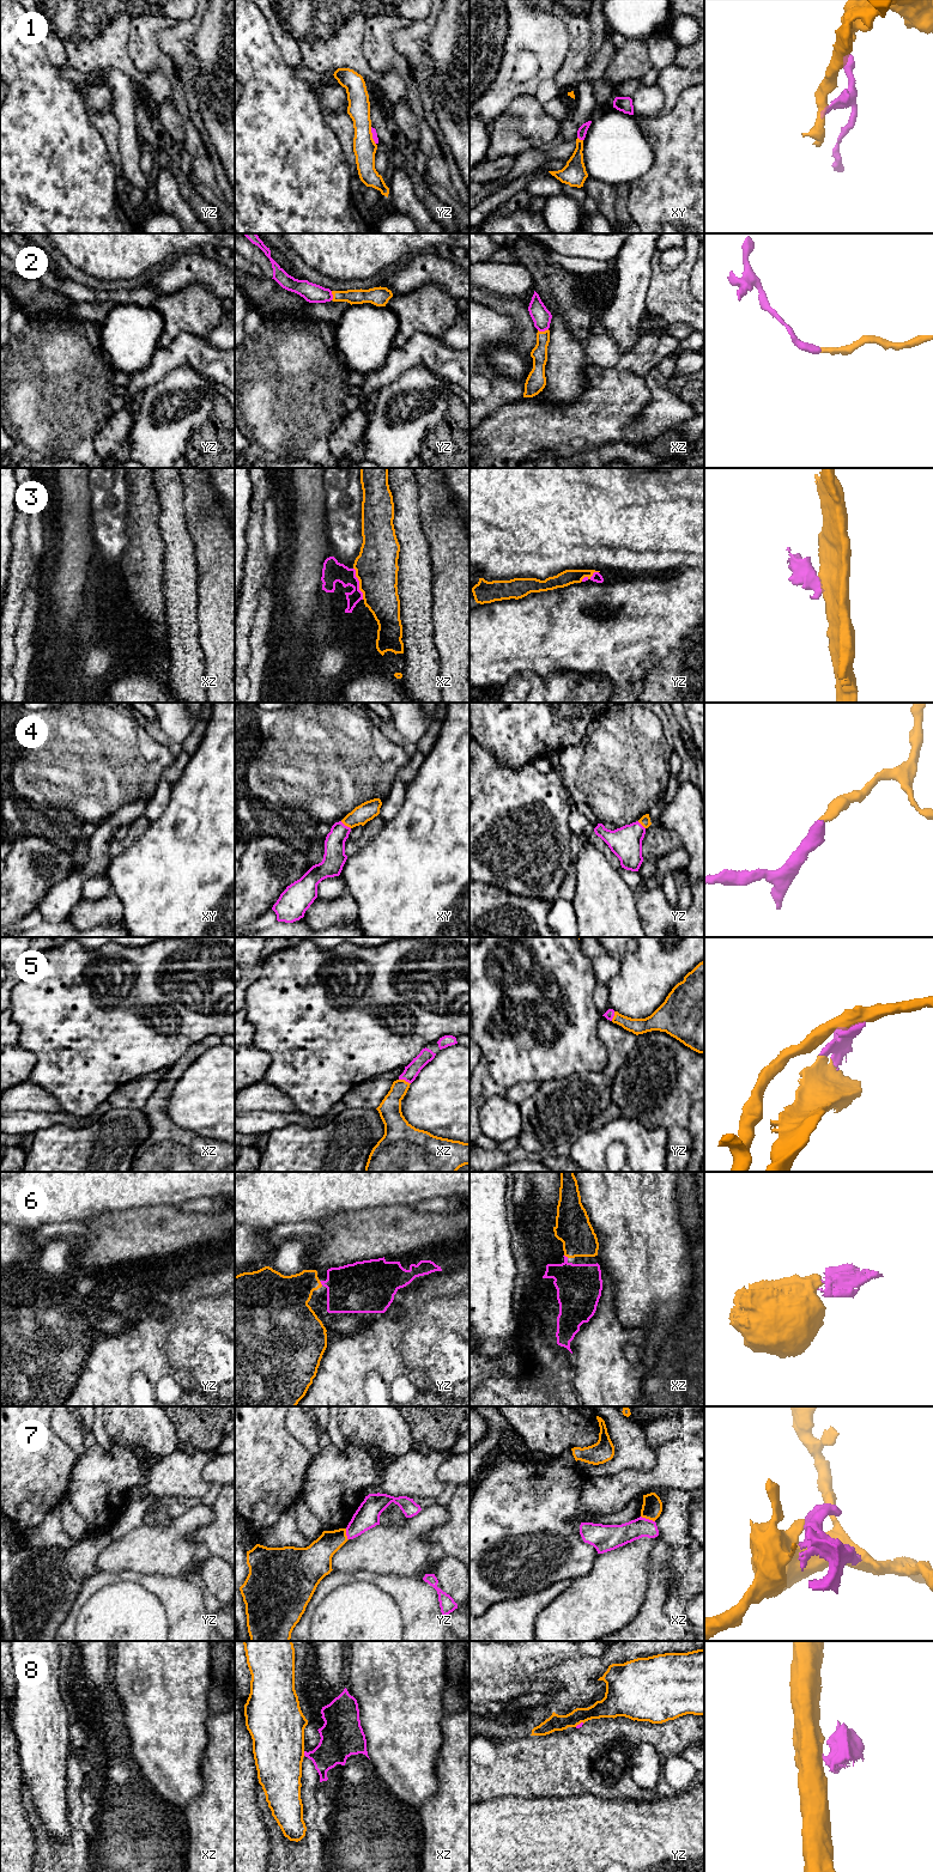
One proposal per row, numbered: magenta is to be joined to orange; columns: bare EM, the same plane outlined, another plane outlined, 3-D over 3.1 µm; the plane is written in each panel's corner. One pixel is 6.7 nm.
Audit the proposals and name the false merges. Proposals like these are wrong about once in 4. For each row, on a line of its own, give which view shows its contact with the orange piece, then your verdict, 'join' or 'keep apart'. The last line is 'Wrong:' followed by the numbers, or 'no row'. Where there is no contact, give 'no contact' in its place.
1: xy | keep apart
2: xz | join
3: xz | keep apart
4: xy | join
5: xz | join
6: yz | join
7: xz | keep apart
8: xz | keep apart
Wrong: 1, 3, 7, 8

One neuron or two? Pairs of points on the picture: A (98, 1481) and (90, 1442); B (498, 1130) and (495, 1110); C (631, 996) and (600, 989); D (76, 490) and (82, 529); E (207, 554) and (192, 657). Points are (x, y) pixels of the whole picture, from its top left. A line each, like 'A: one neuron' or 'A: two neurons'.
A: one neuron
B: one neuron
C: two neurons
D: one neuron
E: two neurons

